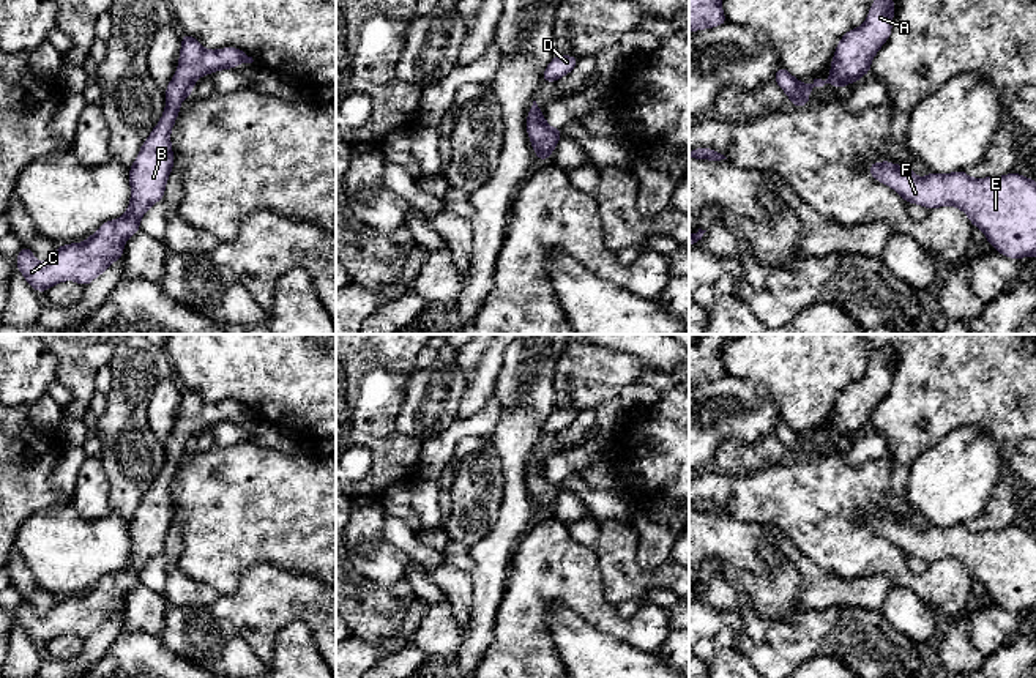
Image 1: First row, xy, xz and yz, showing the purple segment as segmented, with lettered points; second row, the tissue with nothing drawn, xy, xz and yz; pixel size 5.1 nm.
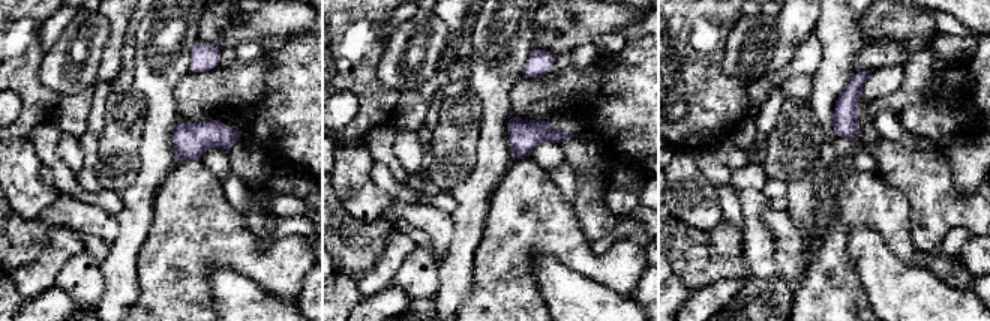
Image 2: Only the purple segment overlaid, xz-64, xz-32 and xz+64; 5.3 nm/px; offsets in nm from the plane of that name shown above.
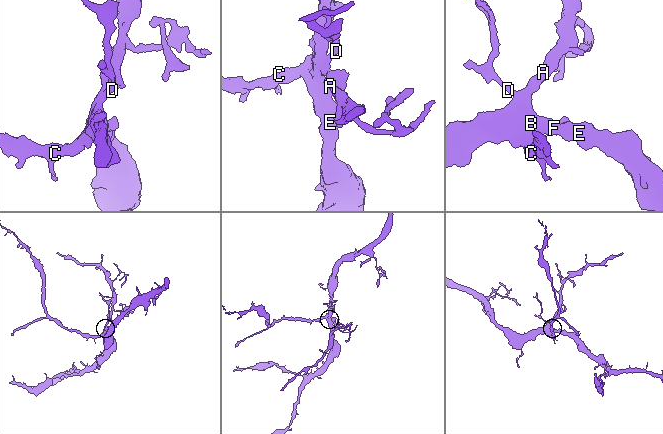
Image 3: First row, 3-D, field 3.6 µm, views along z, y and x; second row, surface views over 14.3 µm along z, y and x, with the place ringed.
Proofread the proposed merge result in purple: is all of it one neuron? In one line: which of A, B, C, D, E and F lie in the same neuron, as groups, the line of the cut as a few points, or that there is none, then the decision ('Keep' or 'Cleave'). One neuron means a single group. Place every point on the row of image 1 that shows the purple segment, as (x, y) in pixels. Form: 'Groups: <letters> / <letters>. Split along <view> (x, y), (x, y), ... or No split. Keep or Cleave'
Groups: A B C D E F. No split. Keep

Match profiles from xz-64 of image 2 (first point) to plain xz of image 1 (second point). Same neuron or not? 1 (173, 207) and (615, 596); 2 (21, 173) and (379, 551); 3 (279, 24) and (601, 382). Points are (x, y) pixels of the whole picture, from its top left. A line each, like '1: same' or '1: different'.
1: different
2: same
3: same

